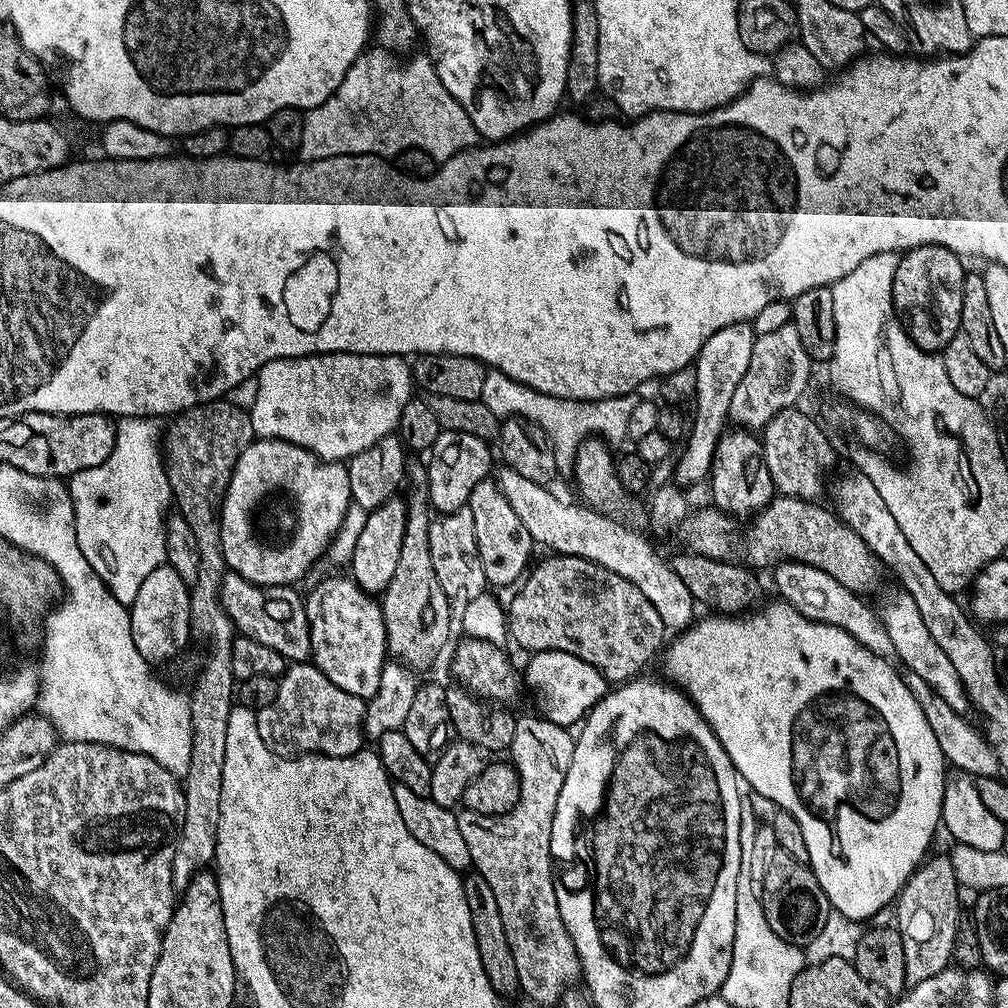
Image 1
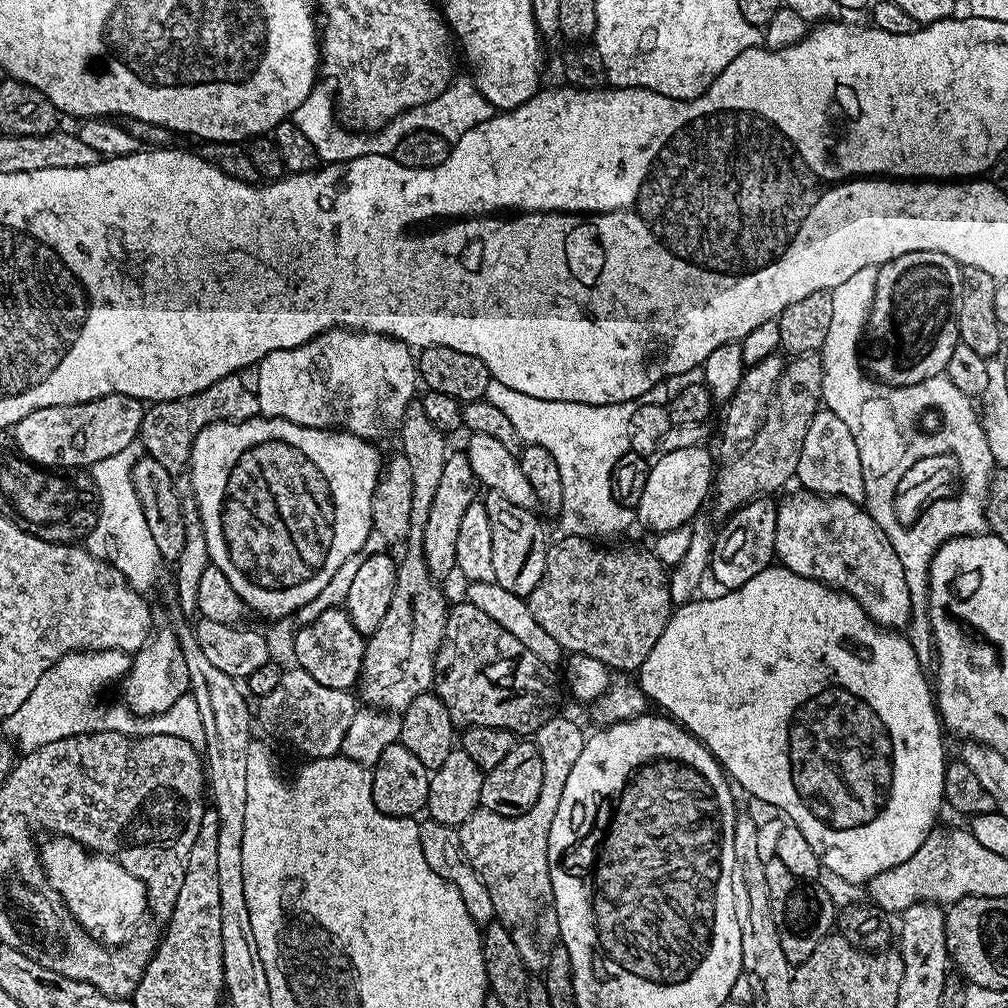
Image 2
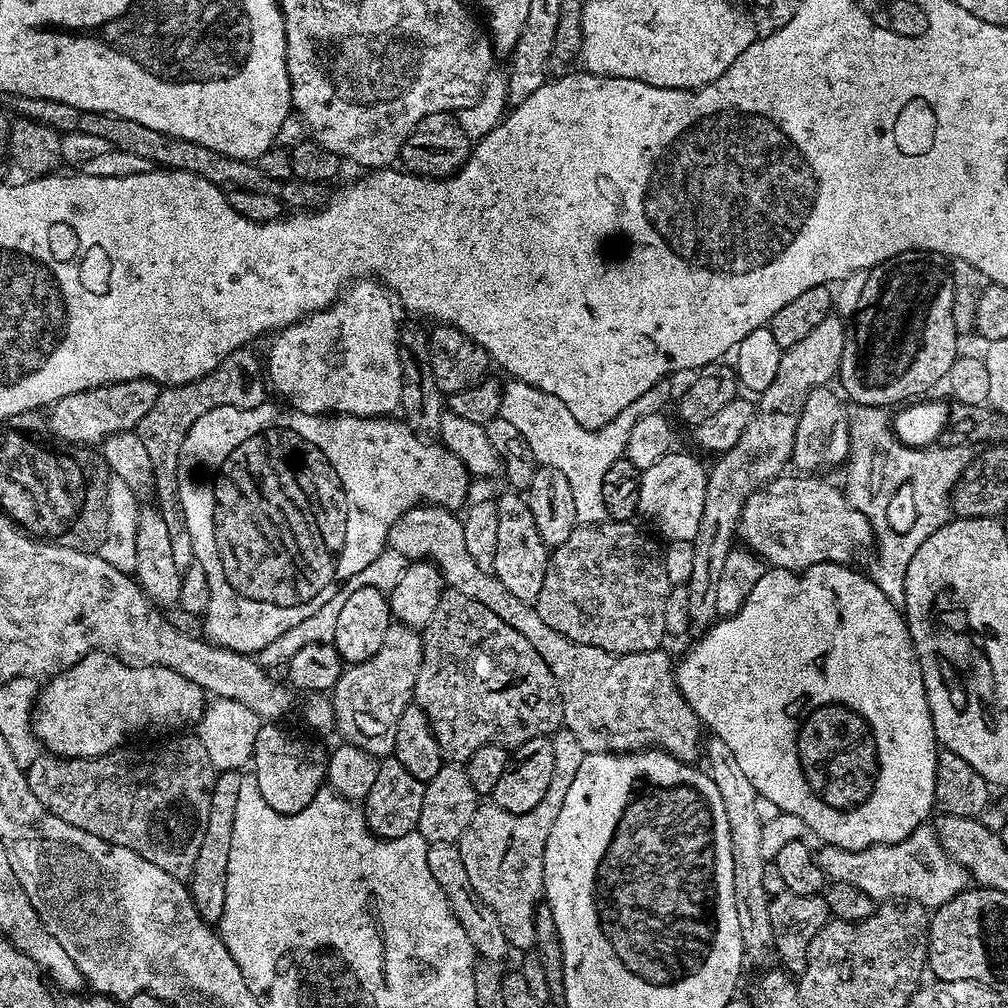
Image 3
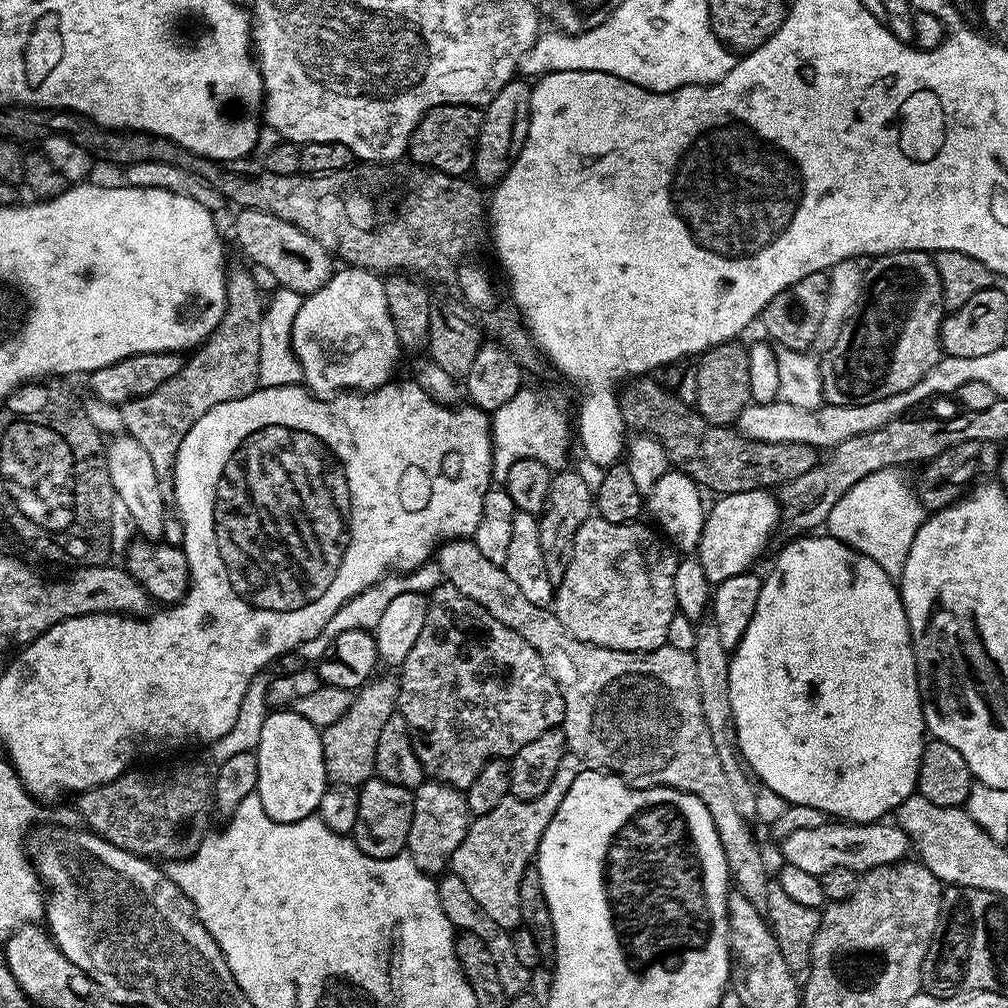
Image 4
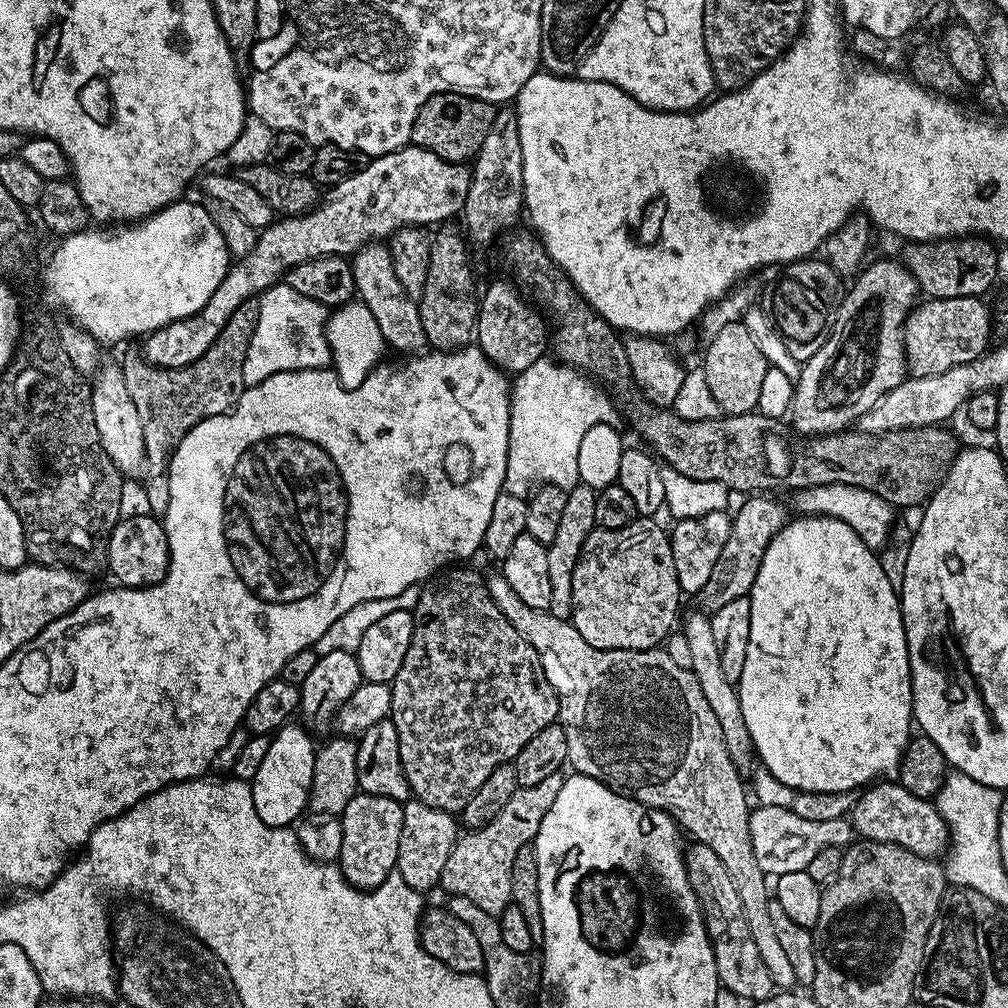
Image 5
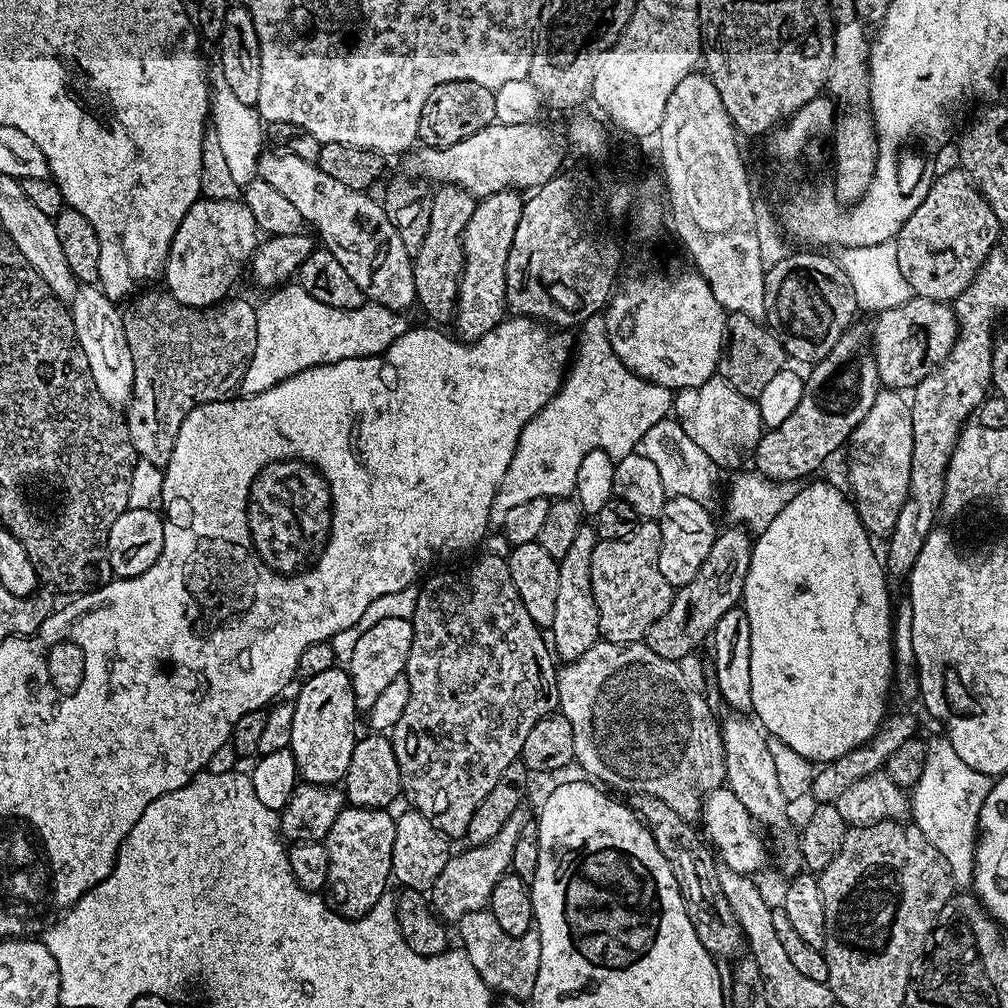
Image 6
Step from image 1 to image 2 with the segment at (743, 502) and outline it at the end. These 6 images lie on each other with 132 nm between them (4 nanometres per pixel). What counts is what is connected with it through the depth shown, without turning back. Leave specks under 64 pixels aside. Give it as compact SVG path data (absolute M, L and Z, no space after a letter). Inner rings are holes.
M757 498L743 504L727 517L728 520L714 536L712 546L711 579L716 579L721 589L731 590L746 586L754 574L762 574L773 563L776 555L776 510L778 504L772 498Z

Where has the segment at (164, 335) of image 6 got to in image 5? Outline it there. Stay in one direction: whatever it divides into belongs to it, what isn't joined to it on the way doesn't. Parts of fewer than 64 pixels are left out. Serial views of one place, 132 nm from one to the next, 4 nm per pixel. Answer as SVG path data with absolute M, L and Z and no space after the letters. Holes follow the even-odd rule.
M259 299L246 300L230 314L222 334L190 366L181 368L156 368L143 355L128 356L122 360L126 387L134 400L135 409L141 418L142 435L145 439L144 467L146 476L146 508L151 515L163 518L170 506L170 486L168 485L168 462L172 453L186 438L186 434L198 422L211 416L221 416L229 411L245 390L242 378L242 362L246 362L246 350L258 322Z

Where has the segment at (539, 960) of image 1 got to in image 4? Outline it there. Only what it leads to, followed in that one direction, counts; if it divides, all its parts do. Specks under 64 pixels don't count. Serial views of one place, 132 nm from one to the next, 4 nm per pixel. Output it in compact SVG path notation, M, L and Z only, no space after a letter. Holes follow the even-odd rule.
M565 751L562 762L558 762L554 782L546 786L546 794L533 800L509 798L494 806L490 814L475 817L469 823L466 838L462 838L462 846L454 850L451 871L466 882L470 898L474 898L500 928L515 930L521 927L518 886L522 886L522 874L533 863L546 826L550 826L558 806L562 806L562 798L566 798L566 790L574 786L574 778L578 778L581 770L579 758Z

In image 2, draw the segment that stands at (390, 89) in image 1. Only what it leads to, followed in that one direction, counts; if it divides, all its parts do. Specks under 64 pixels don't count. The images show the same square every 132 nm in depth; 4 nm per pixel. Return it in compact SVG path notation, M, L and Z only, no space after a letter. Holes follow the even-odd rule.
M471 79L459 80L449 84L445 92L438 94L438 98L411 108L403 116L396 117L371 134L364 130L353 130L341 123L333 93L323 86L313 88L311 94L302 101L302 106L292 112L290 119L298 126L298 130L302 130L302 134L306 134L307 140L314 145L314 150L324 164L337 164L363 156L389 155L403 136L418 130L430 130L434 134L442 134L442 138L449 142L454 142L459 136L466 134L466 130L474 130L474 126L486 122L494 115L492 104L486 102L484 95L476 89L475 83Z

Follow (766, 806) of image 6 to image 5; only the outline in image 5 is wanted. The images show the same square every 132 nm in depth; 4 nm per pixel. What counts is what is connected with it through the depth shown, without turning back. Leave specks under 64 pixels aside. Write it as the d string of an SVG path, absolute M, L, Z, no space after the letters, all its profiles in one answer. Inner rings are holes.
M695 610L682 620L682 631L687 638L690 649L690 669L698 678L698 684L702 687L702 694L705 695L707 702L710 704L710 710L718 720L722 728L723 741L726 742L727 753L730 754L731 761L734 762L737 769L742 774L754 764L755 748L753 739L750 738L750 732L746 727L746 720L742 718L742 706L739 691L735 685L729 682L726 674L722 671L721 652L718 650L717 643L714 639L713 624L711 617L702 610Z

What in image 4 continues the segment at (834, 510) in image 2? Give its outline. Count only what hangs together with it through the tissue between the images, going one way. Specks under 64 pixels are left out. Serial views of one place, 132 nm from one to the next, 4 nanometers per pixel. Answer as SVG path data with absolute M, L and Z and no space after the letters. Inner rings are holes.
M759 488L745 492L730 492L719 497L716 505L707 509L702 538L694 556L700 561L709 585L715 586L749 571L752 563L763 554L772 540L772 531L782 520L782 509L771 491Z

